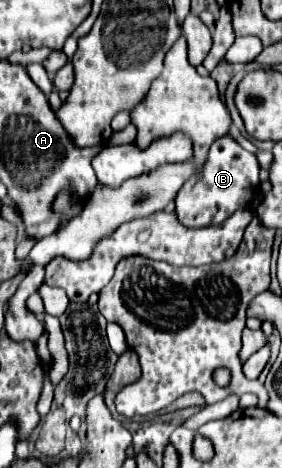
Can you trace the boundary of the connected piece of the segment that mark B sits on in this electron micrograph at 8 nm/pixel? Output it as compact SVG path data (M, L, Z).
M231 133L217 139L205 161L205 167L195 173L179 191L177 215L179 221L187 227L203 227L203 225L219 225L237 209L245 209L251 205L255 193L259 189L259 163L257 157L247 153Z

